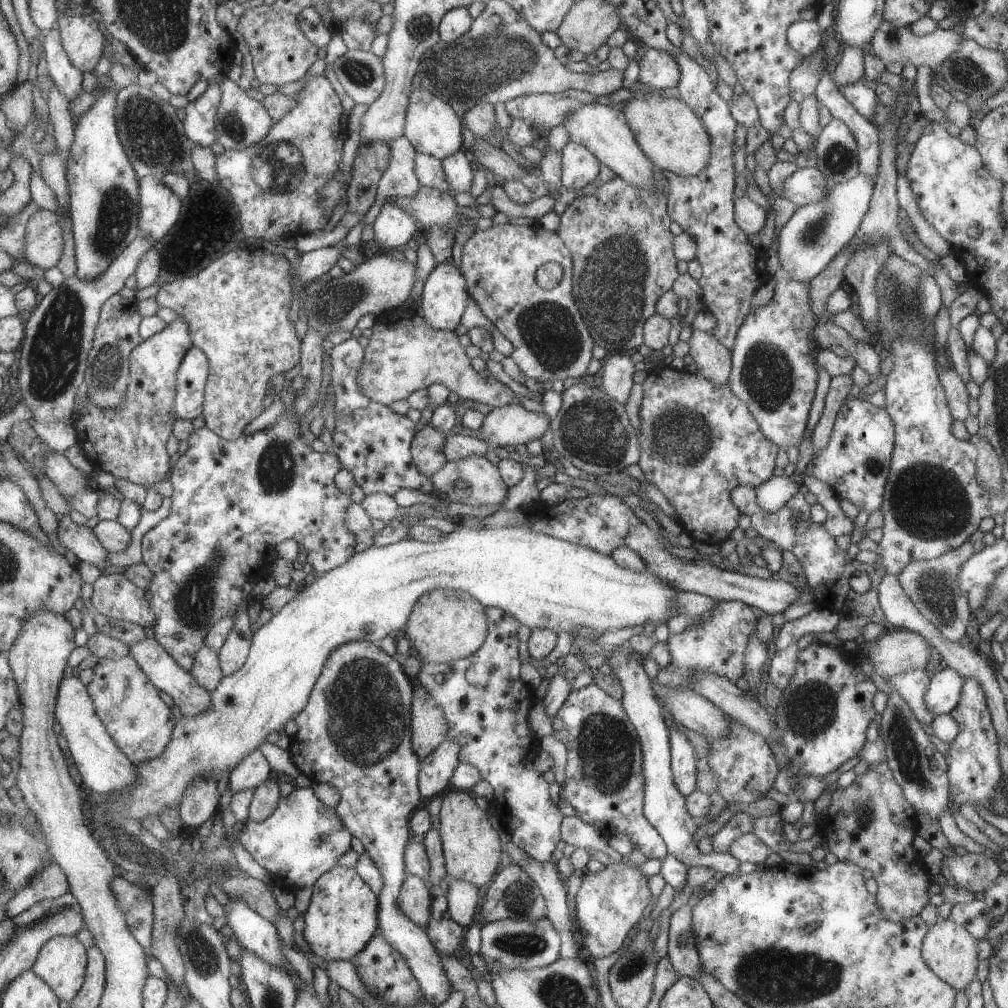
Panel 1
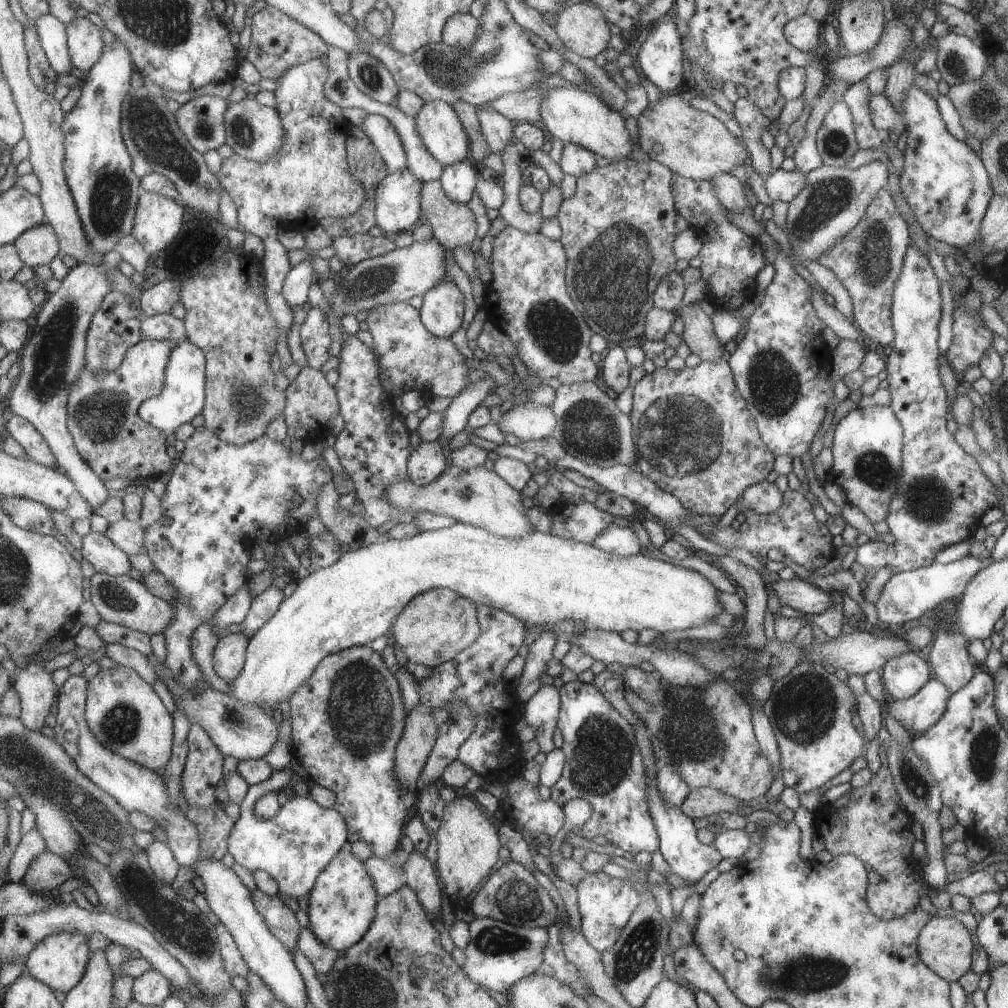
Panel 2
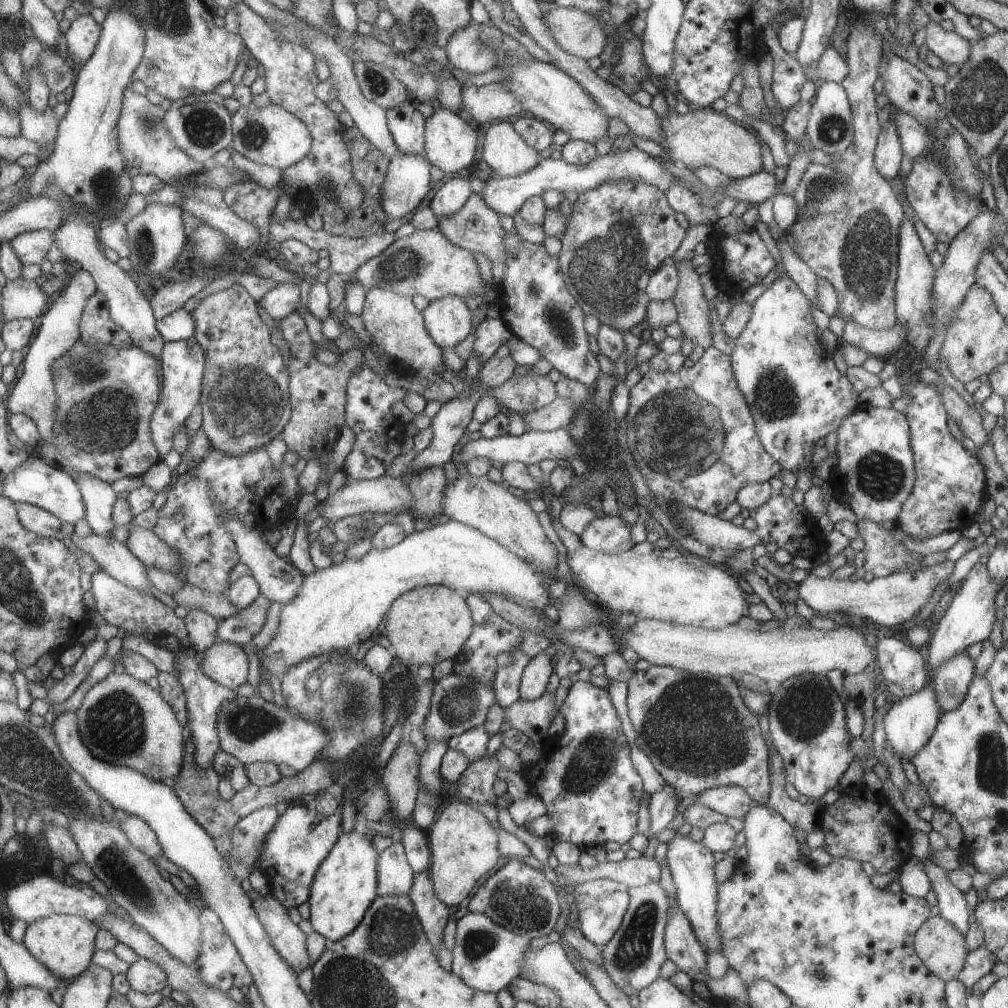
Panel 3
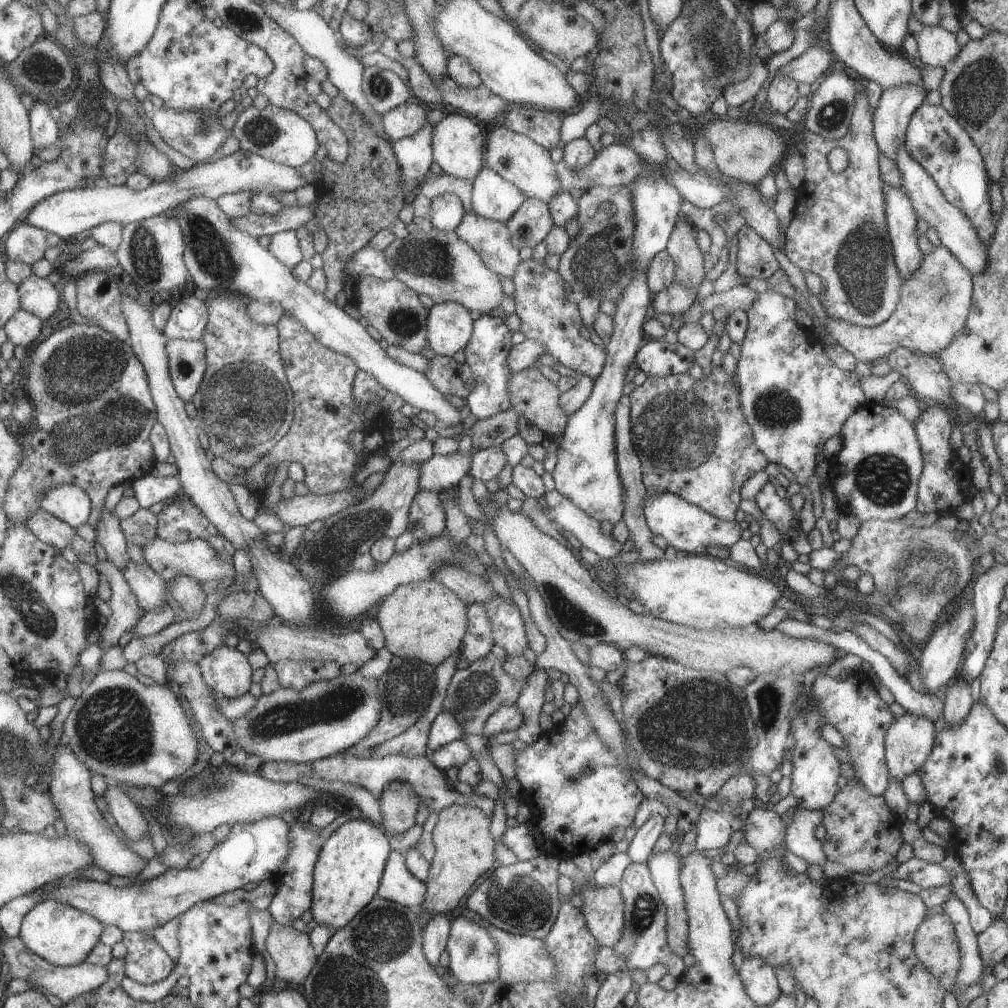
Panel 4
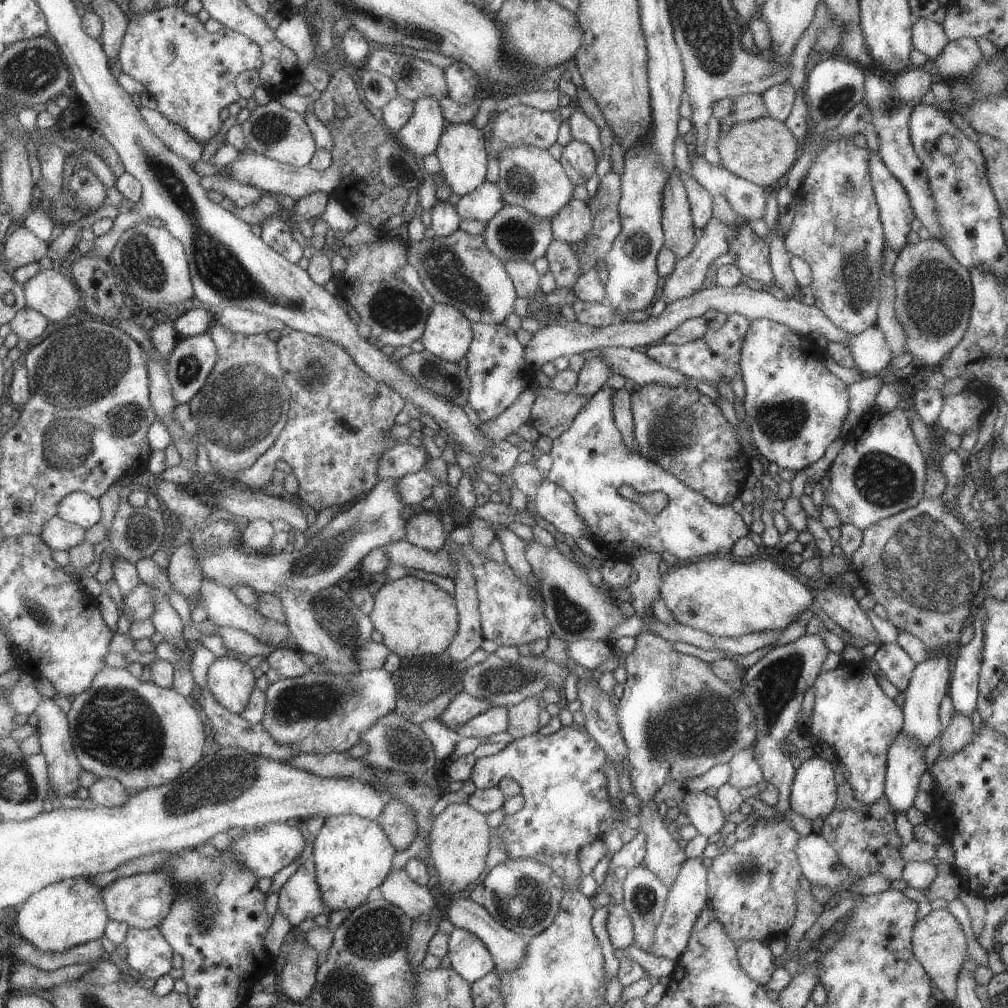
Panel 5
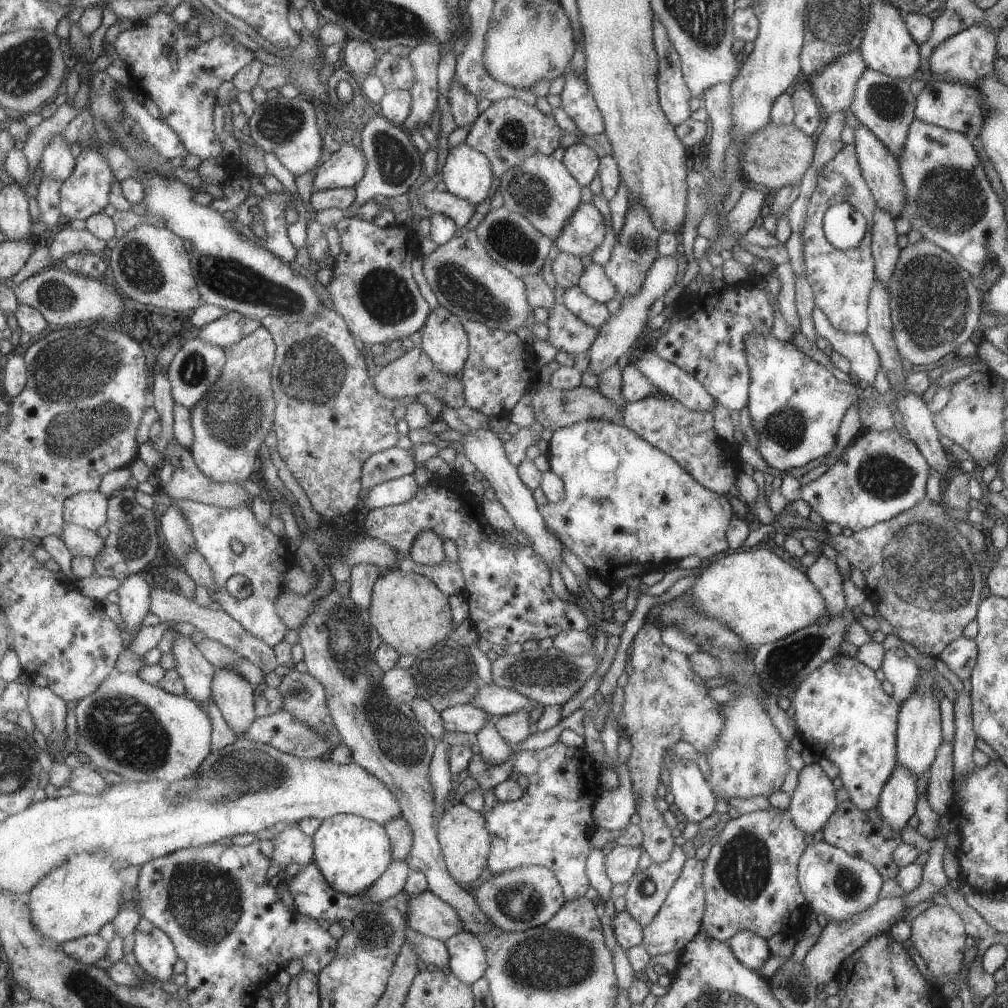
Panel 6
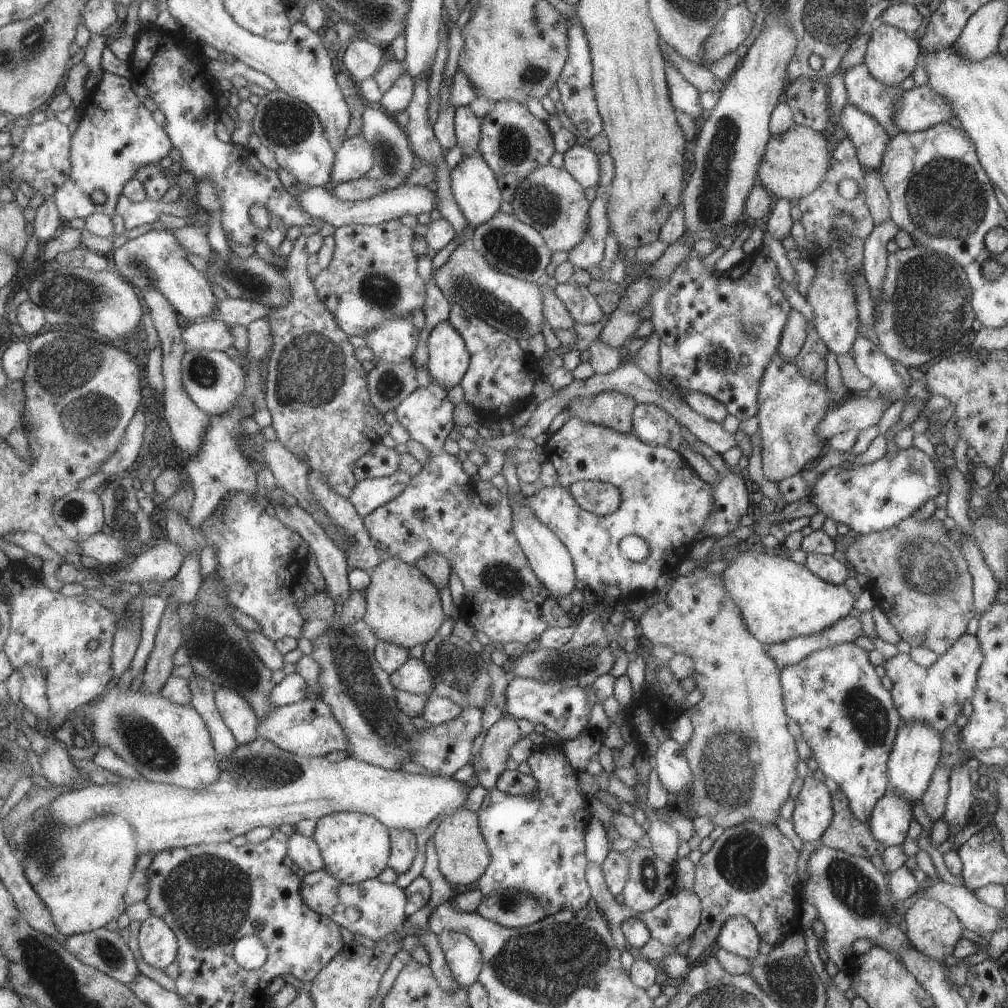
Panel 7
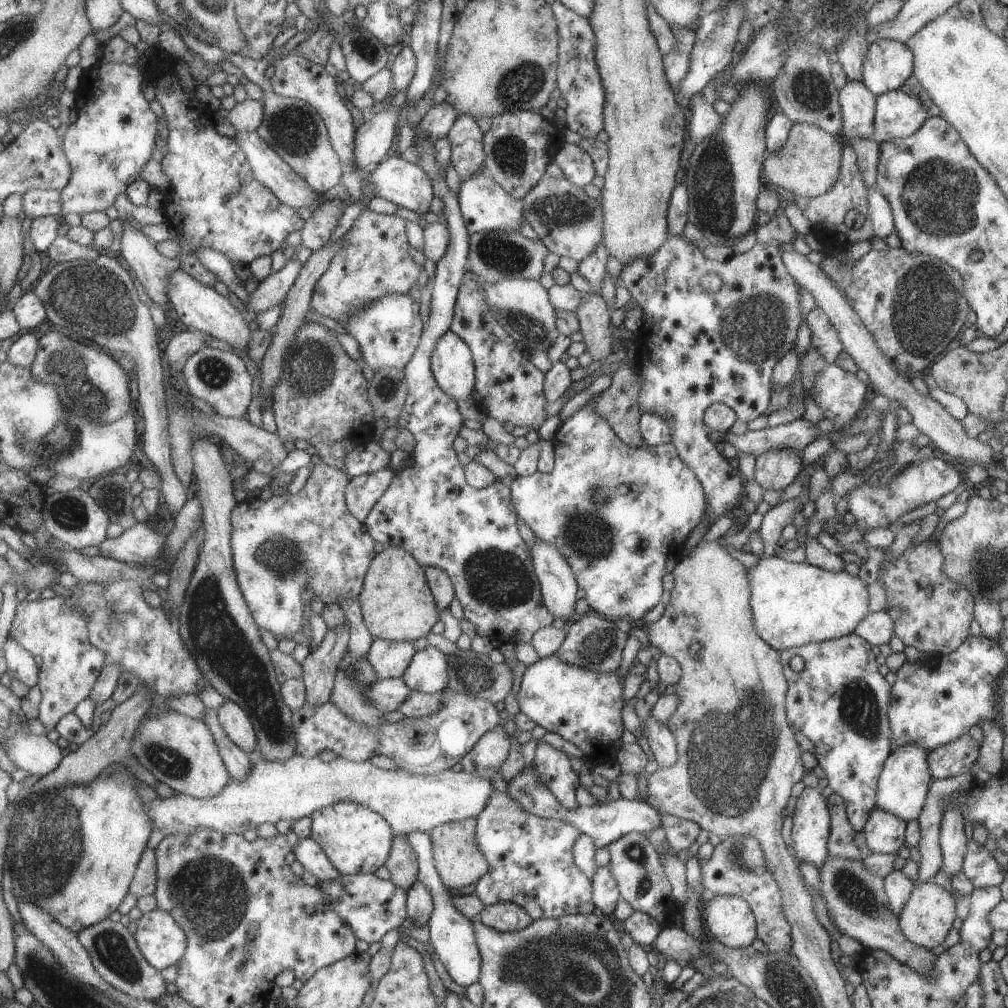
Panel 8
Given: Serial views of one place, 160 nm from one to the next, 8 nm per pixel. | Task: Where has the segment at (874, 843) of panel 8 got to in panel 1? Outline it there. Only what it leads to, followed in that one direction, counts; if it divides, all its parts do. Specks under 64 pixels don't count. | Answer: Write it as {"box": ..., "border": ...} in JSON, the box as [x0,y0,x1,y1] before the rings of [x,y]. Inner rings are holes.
{"box":[924,666,964,716],"border":[[[941,666],[930,679],[924,694],[929,712],[934,716],[950,713],[960,699],[964,679],[951,667]]]}

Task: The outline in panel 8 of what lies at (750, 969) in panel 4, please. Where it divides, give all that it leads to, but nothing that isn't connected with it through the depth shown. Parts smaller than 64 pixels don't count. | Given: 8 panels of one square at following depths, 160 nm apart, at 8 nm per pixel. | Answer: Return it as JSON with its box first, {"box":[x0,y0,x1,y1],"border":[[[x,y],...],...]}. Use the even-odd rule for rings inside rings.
{"box":[701,895,756,949],"border":[[[715,895],[701,910],[703,928],[718,943],[732,949],[748,947],[756,939],[756,922],[739,897]]]}

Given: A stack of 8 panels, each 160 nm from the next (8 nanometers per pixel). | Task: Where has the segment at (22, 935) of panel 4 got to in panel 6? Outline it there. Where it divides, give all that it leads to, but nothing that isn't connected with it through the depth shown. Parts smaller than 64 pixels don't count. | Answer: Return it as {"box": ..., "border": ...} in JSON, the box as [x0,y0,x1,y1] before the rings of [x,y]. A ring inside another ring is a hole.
{"box":[25,855,125,946],"border":[[[72,855],[30,890],[25,903],[30,910],[31,922],[41,936],[46,936],[60,946],[85,935],[97,935],[101,926],[112,922],[119,912],[118,898],[125,884],[117,878],[117,872],[108,855]]]}

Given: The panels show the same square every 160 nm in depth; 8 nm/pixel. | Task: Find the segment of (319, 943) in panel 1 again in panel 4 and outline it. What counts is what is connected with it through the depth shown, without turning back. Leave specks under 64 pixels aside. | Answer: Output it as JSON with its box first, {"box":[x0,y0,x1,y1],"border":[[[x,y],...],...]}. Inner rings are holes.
{"box":[311,819,391,929],"border":[[[367,819],[347,820],[326,837],[312,874],[311,919],[330,929],[345,926],[376,896],[385,861],[391,852],[385,832]]]}

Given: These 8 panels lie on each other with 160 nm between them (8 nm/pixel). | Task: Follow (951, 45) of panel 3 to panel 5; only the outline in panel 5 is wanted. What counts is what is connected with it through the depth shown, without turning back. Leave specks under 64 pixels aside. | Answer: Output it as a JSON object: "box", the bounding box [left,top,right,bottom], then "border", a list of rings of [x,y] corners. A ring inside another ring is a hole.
{"box":[911,18,949,65],"border":[[[917,18],[912,24],[911,40],[913,49],[928,58],[928,65],[933,62],[949,42],[942,24],[935,23],[929,18]]]}

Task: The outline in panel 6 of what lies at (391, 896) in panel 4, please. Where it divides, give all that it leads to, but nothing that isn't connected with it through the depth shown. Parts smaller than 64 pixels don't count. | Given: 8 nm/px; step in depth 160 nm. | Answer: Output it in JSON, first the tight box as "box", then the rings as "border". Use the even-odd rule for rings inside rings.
{"box":[406,889,463,941],"border":[[[429,889],[421,894],[408,895],[406,902],[408,928],[423,936],[444,941],[463,929],[455,910]]]}

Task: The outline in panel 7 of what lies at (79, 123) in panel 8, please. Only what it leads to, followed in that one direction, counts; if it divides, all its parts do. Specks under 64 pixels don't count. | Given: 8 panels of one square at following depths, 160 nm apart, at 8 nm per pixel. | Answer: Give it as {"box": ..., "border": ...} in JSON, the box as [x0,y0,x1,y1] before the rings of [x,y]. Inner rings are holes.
{"box":[51,73,173,224],"border":[[[103,73],[101,83],[97,83],[93,89],[86,93],[84,111],[70,138],[71,168],[69,178],[51,196],[65,224],[72,218],[84,219],[95,213],[109,217],[115,214],[116,198],[120,195],[125,181],[133,177],[135,169],[141,165],[157,163],[161,158],[167,156],[167,152],[173,147],[164,128],[153,121],[151,113],[145,109],[143,103],[139,102],[137,96],[131,91],[131,82],[119,75]],[[93,190],[101,190],[105,194],[105,201],[101,205],[93,204],[89,199],[89,194]]]}

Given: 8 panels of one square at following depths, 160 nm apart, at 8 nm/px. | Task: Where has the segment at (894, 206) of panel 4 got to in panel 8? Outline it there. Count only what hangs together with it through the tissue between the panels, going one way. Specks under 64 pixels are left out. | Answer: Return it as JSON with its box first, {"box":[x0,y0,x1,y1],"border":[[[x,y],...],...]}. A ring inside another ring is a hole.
{"box":[838,81,875,139],"border":[[[847,81],[838,90],[842,134],[849,139],[873,139],[875,96],[859,81]]]}

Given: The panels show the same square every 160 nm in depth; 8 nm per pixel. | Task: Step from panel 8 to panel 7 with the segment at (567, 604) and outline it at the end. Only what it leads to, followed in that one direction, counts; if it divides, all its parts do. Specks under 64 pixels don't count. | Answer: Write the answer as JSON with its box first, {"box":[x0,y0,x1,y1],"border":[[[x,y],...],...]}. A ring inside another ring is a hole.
{"box":[508,493,576,600],"border":[[[521,493],[516,499],[508,496],[508,505],[511,509],[513,534],[535,576],[541,581],[541,584],[546,586],[555,600],[569,594],[571,589],[575,588],[576,576],[574,575],[572,558],[564,544],[534,517],[534,512],[528,505],[527,499]]]}

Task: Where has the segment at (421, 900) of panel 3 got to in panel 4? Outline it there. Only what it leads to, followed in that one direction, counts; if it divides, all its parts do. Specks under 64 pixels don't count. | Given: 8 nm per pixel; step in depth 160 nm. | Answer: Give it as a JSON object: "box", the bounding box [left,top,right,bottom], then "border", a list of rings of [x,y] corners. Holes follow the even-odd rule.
{"box":[422,914,450,967],"border":[[[434,914],[422,926],[422,951],[427,962],[433,967],[439,964],[439,954],[446,948],[450,921],[444,914]]]}

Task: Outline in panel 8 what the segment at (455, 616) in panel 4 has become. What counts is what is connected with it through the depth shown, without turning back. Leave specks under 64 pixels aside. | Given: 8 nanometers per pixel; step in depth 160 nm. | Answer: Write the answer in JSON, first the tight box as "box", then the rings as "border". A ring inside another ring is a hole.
{"box":[356,547,439,642],"border":[[[384,547],[371,559],[356,599],[369,634],[388,641],[413,642],[425,637],[439,619],[439,610],[427,584],[424,567],[399,547]]]}

